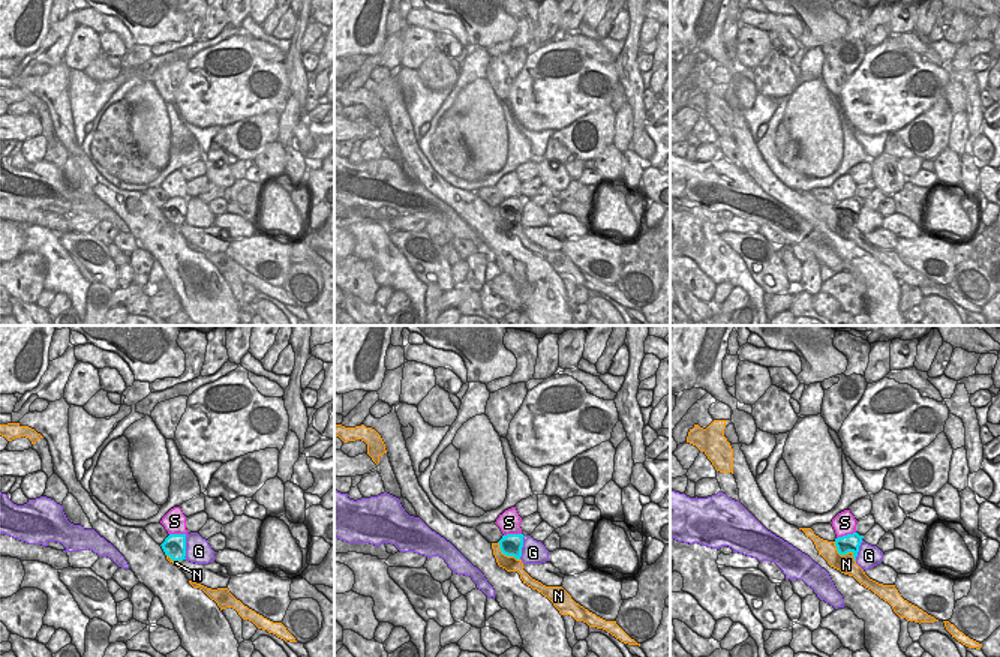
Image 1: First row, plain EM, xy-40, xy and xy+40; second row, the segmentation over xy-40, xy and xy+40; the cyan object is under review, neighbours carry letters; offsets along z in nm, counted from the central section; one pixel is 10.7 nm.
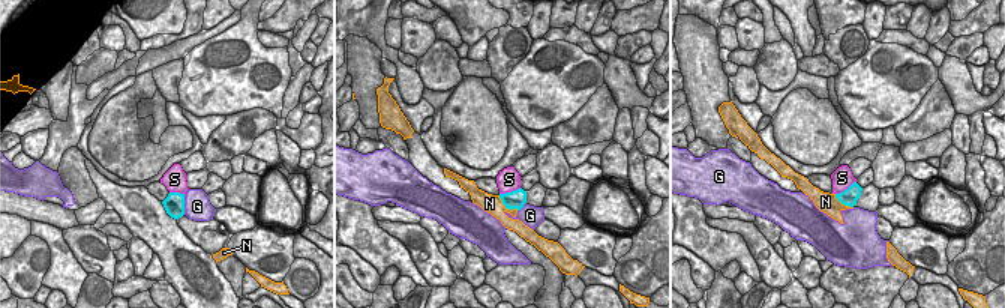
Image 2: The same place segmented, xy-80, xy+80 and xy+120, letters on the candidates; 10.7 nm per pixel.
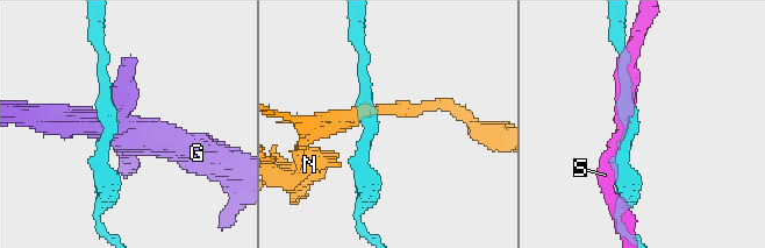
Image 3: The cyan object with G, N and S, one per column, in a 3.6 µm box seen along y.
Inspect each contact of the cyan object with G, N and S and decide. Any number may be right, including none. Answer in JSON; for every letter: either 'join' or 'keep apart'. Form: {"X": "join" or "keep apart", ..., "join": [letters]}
{"G": "keep apart", "N": "keep apart", "S": "keep apart", "join": []}

